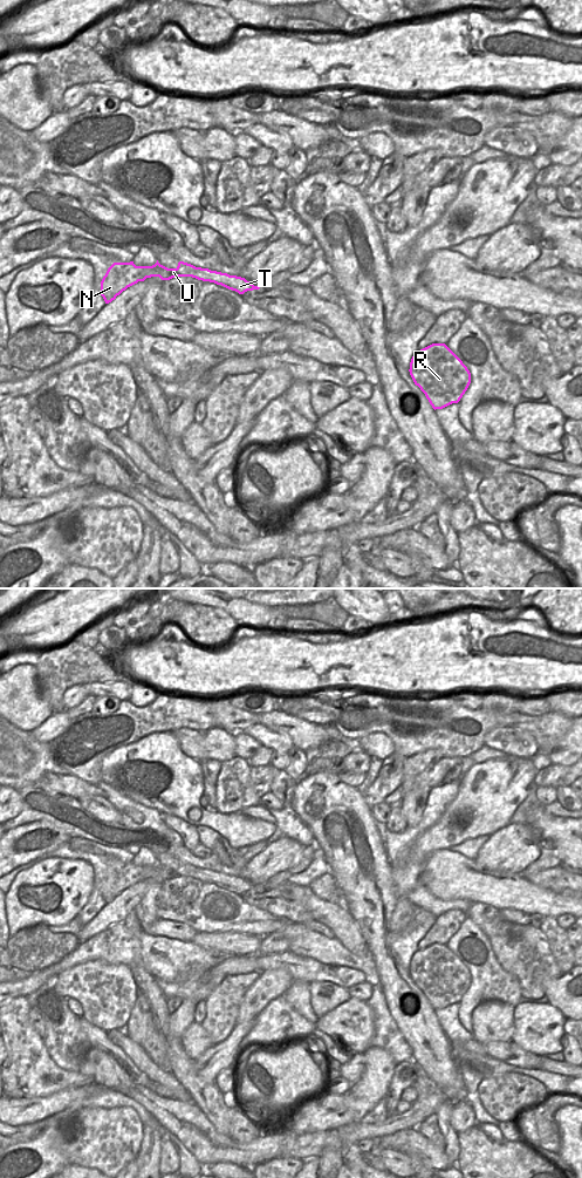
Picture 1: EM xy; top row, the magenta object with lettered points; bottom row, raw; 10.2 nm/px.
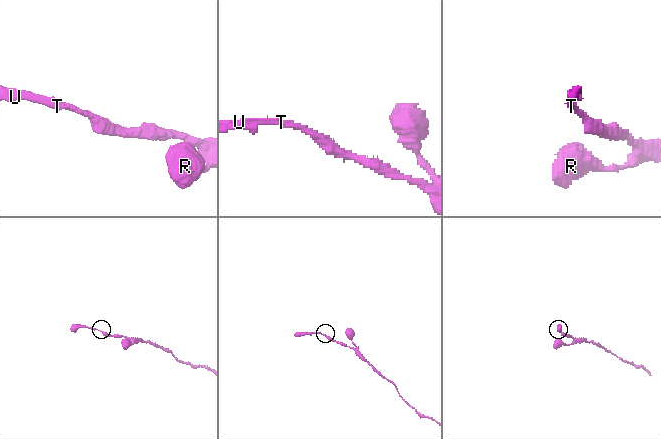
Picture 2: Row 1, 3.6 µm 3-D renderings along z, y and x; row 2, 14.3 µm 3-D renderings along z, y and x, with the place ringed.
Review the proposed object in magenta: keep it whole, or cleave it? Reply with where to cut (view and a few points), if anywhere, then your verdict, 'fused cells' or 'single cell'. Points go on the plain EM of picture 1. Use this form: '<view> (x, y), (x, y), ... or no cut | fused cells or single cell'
xy (205, 871), (211, 882) | fused cells

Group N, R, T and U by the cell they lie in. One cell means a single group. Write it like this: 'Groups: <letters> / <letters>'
Groups: N U / R T.

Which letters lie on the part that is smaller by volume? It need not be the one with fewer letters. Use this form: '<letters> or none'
N, U.

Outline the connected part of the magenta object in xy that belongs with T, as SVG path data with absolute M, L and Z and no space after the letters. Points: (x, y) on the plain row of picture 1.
M212 871L212 872L205 872L205 876L212 879L211 883L221 885L228 890L238 892L239 894L244 894L247 891L260 888L260 886L254 886L253 884L247 881L245 878L230 876L227 873Z

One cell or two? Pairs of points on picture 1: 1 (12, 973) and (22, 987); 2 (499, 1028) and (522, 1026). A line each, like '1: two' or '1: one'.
1: two
2: two

